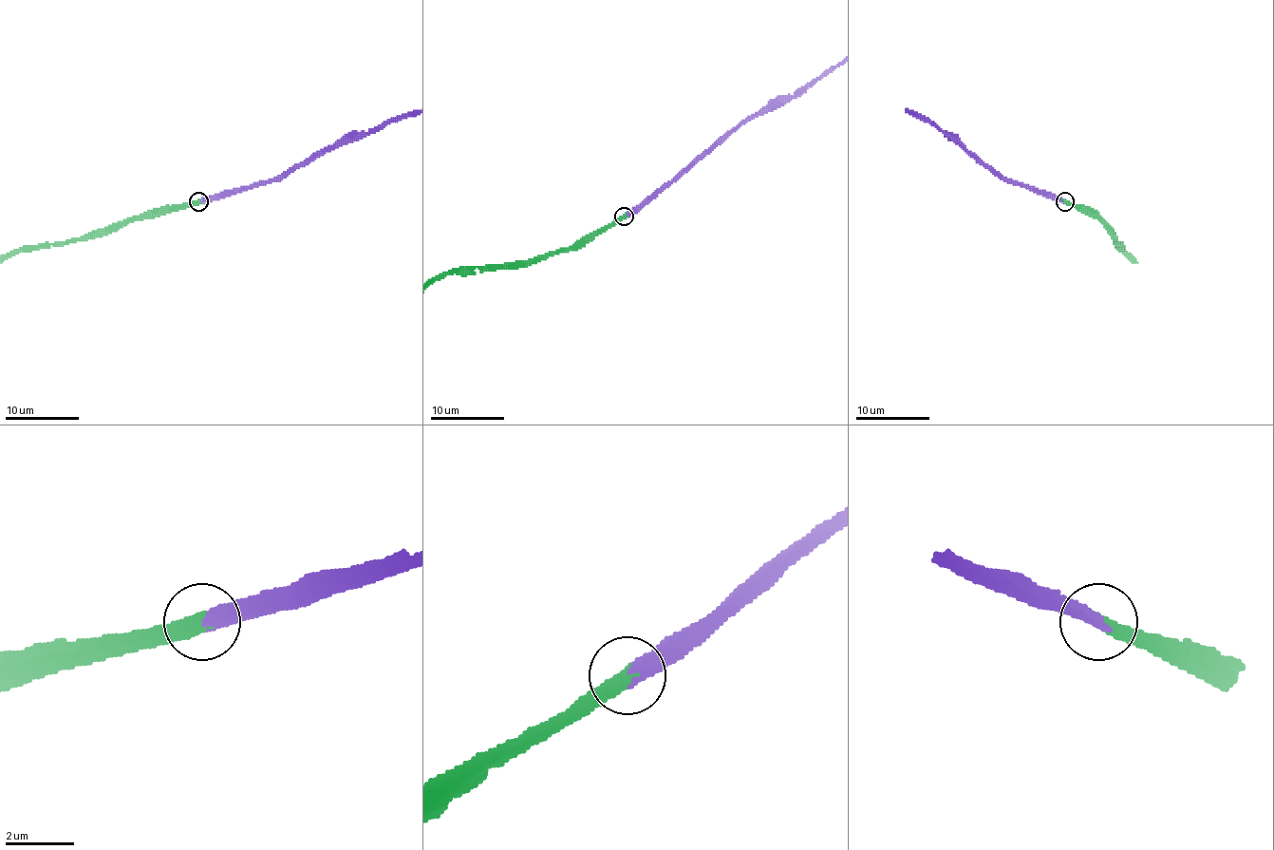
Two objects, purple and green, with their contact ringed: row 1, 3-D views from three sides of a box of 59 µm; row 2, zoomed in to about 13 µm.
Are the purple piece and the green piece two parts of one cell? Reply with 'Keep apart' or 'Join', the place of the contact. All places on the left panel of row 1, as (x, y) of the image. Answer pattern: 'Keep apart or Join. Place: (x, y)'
Join. Place: (198, 201)

